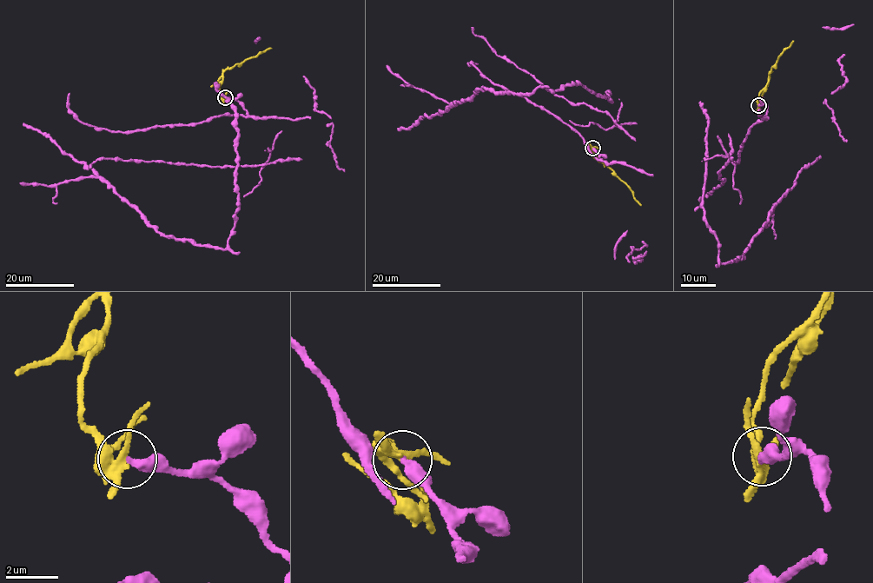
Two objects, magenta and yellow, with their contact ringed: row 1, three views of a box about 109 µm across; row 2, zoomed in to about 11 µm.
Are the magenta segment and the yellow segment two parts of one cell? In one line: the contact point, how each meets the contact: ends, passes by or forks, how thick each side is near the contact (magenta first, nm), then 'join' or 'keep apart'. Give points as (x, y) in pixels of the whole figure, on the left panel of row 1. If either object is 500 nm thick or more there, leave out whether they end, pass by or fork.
place (225, 97); magenta ends; yellow forks; calibres 360 and 280 nm; keep apart

